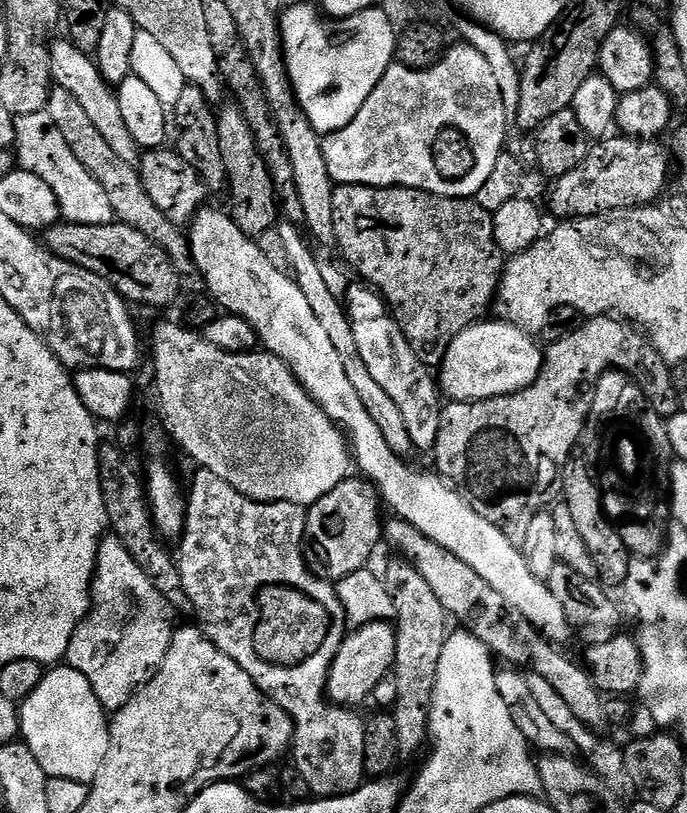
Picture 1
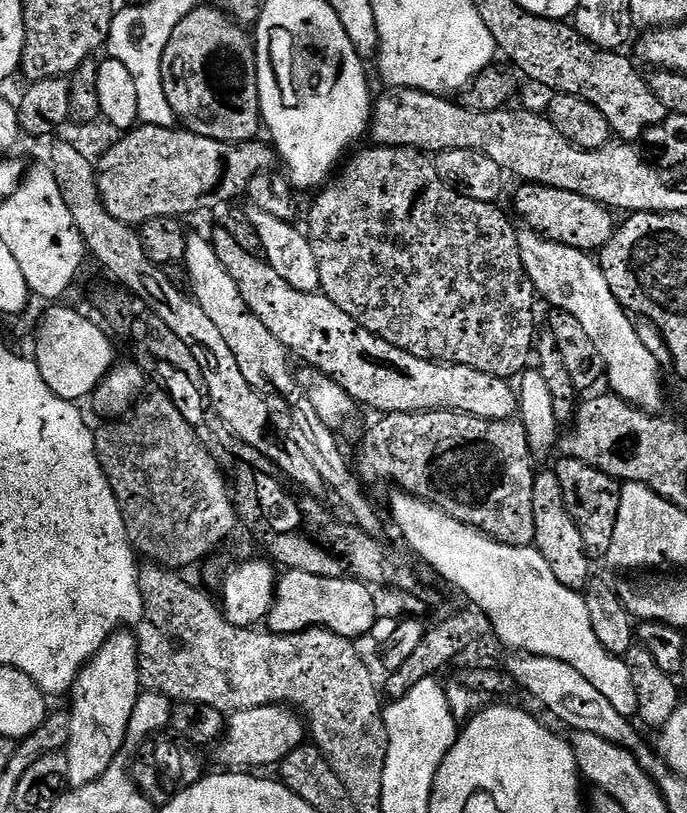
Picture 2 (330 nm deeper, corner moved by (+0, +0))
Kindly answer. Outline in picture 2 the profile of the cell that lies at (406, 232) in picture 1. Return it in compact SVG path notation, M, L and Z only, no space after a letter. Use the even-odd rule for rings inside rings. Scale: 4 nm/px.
M367 146L348 165L343 165L344 173L337 175L319 193L320 197L312 204L308 212L308 228L306 235L312 244L318 264L319 291L338 310L346 310L354 322L358 322L375 336L386 342L414 354L419 360L435 360L438 364L461 364L474 370L482 370L482 374L494 374L498 378L511 381L519 377L529 367L528 359L534 356L534 345L538 335L536 316L532 311L538 305L536 288L530 282L526 270L522 266L522 254L516 237L518 228L495 203L478 202L474 198L466 198L458 190L454 190L438 174L435 163L417 148L382 148Z

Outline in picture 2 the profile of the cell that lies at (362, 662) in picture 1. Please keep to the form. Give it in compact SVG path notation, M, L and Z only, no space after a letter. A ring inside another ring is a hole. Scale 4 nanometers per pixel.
M267 704L261 708L231 713L226 724L226 731L219 741L219 744L221 743L220 760L224 764L232 763L236 767L233 769L236 770L251 769L248 768L251 764L256 768L264 768L267 764L276 766L286 758L286 754L299 748L301 744L305 743L305 740L305 721L291 707Z

